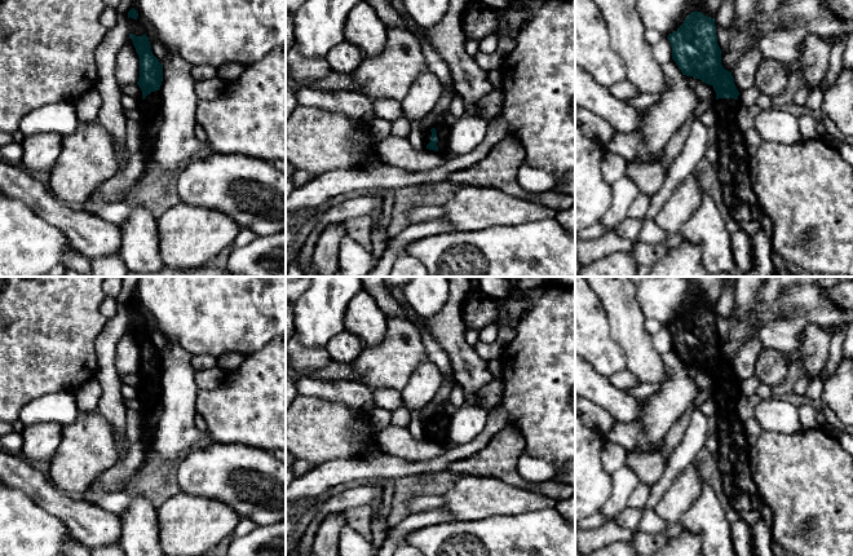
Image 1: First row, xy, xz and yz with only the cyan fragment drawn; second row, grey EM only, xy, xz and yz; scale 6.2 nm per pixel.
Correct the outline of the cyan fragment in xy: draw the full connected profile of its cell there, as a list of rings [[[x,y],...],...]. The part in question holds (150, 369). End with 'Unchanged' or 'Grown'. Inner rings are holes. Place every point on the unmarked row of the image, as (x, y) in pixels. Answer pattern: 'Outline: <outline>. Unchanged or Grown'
Outline: [[[129,323],[136,341],[140,348],[140,367],[137,374],[142,380],[140,394],[143,397],[147,409],[143,415],[143,434],[146,432],[146,420],[153,411],[153,407],[160,401],[160,375],[163,371],[163,356],[153,344],[149,327],[145,325],[136,326]]]. Grown

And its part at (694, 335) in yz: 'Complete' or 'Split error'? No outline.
Split error

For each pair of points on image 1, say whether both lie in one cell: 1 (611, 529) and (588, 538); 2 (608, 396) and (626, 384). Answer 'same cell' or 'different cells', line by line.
1: same cell
2: different cells

